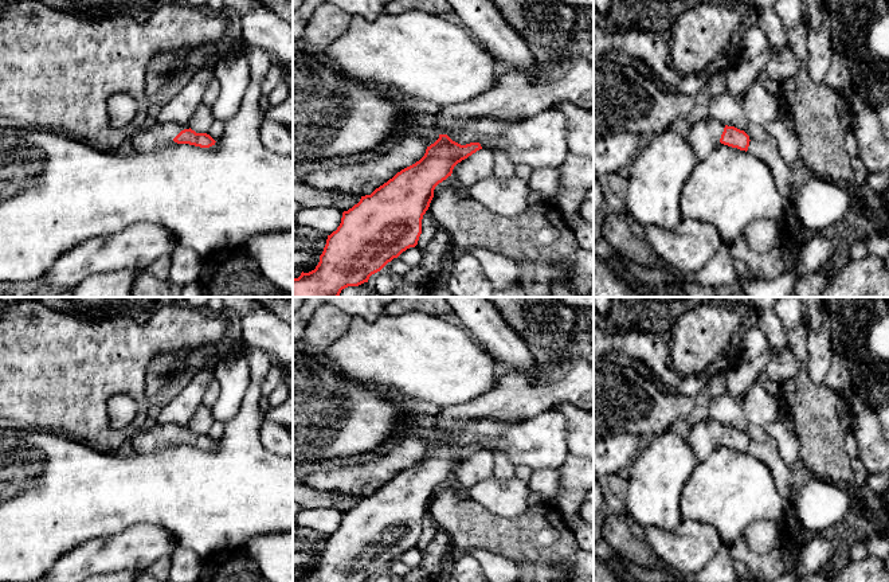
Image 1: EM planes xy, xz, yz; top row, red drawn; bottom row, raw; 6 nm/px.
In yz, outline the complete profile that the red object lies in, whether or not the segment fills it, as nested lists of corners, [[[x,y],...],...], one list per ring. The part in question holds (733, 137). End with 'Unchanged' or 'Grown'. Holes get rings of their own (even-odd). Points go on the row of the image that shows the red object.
[[[712,117],[694,124],[686,138],[698,161],[721,144],[747,152],[751,141],[744,130],[728,126]]]. Grown

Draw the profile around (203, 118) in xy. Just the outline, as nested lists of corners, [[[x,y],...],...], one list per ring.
[[[201,103],[197,106],[187,125],[196,133],[207,133],[215,124],[212,106]]]

